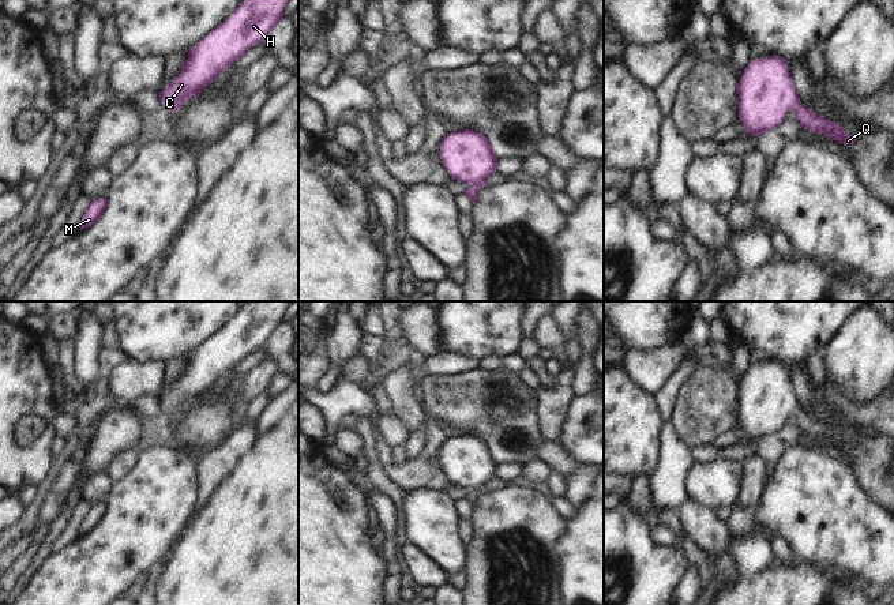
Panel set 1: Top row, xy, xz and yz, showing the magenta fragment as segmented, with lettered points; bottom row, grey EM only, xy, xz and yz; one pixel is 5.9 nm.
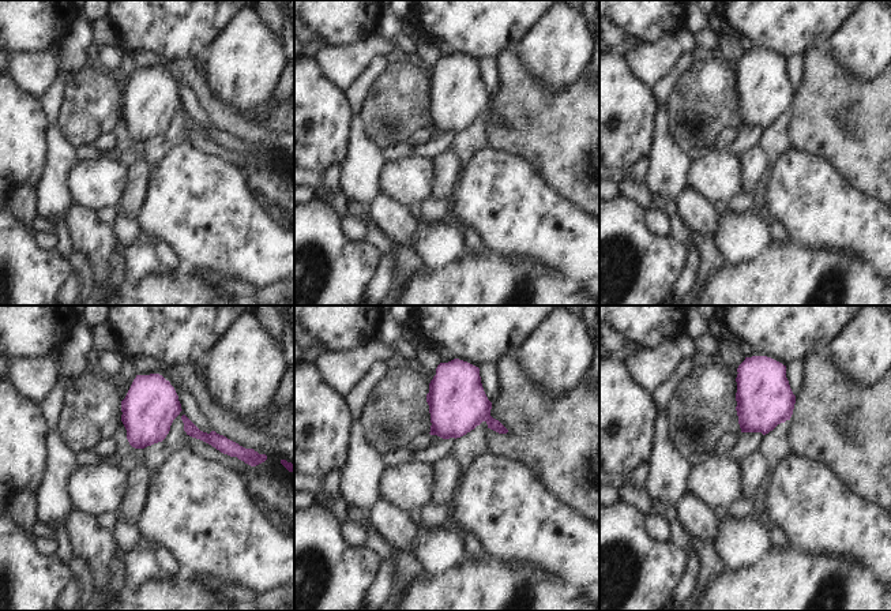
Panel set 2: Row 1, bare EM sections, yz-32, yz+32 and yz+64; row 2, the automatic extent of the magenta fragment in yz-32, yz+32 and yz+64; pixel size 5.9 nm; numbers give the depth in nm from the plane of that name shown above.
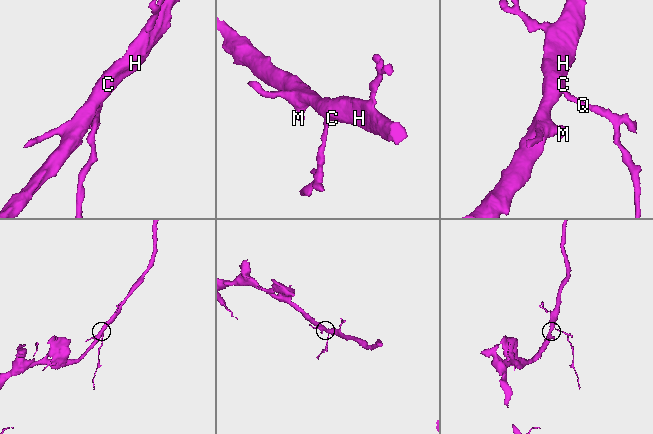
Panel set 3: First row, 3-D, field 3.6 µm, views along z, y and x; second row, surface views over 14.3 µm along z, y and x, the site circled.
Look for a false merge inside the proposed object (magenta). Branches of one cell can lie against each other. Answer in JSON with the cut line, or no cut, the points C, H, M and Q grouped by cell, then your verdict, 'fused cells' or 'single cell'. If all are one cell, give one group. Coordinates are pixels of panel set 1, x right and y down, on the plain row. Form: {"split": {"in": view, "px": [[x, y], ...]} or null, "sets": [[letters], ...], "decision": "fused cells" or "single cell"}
{"split": null, "sets": [["C", "H", "M", "Q"]], "decision": "single cell"}

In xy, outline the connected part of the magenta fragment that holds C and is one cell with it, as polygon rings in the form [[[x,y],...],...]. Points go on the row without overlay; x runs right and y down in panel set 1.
[[[248,301],[228,326],[191,353],[177,383],[158,398],[161,410],[170,417],[179,416],[248,354],[266,346],[283,324],[283,316],[292,302]]]

